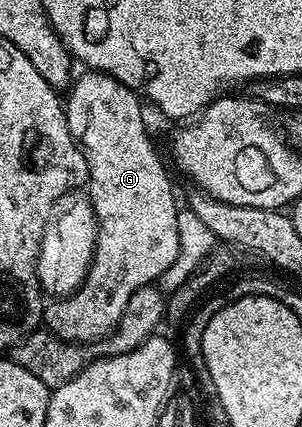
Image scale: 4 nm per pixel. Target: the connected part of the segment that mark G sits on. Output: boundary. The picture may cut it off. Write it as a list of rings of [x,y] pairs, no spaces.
[[[84,70],[84,73],[75,77],[70,91],[66,96],[66,111],[68,114],[68,129],[76,143],[84,151],[84,157],[88,163],[88,182],[86,185],[86,195],[92,201],[93,212],[96,215],[96,248],[92,256],[92,264],[89,266],[88,275],[83,280],[83,284],[77,288],[71,295],[65,295],[57,299],[57,304],[49,303],[42,317],[43,323],[50,329],[52,335],[59,336],[60,339],[69,342],[96,342],[108,335],[115,328],[116,324],[122,318],[126,308],[126,302],[130,302],[130,294],[142,286],[159,281],[162,273],[167,270],[178,256],[178,205],[176,205],[176,196],[172,193],[172,180],[168,177],[168,172],[164,169],[164,164],[160,161],[158,153],[152,149],[152,140],[148,137],[148,128],[144,125],[144,112],[140,109],[142,100],[131,88],[127,88],[122,82],[115,80],[113,76],[107,76],[104,72],[95,70]]]

